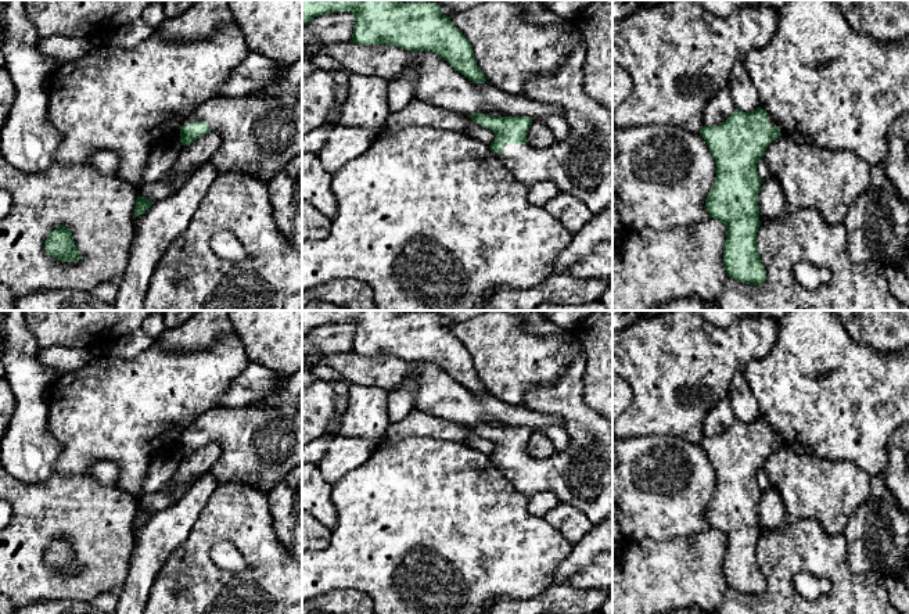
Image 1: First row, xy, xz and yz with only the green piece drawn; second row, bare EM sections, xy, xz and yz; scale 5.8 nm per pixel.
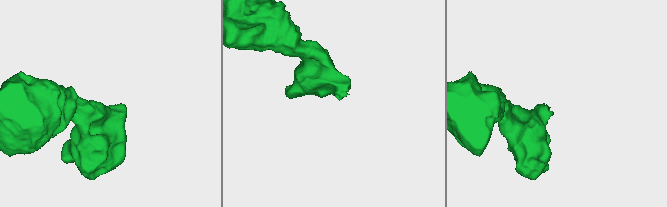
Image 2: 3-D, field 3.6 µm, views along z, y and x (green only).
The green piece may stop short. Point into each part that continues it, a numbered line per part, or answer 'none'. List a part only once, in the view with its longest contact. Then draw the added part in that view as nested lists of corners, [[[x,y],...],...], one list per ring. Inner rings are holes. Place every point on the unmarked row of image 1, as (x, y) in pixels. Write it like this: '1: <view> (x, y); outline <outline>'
1: yz (661, 487); outline [[[632,437],[617,439],[615,452],[619,462],[612,468],[612,517],[618,521],[619,531],[626,539],[648,538],[667,542],[693,538],[709,529],[705,510],[716,491],[716,475],[700,444],[687,442],[679,437]]]

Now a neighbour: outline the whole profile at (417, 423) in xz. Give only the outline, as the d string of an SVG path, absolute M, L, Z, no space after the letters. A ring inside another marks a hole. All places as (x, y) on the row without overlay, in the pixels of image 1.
M413 409L402 420L391 423L385 434L387 439L409 437L459 441L486 456L491 456L496 448L492 441L475 434L468 426L448 421L417 409Z

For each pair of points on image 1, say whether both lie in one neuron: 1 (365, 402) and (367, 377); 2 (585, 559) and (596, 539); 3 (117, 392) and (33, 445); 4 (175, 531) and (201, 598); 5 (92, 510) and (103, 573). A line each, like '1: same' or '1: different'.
1: different
2: same
3: different
4: different
5: same

